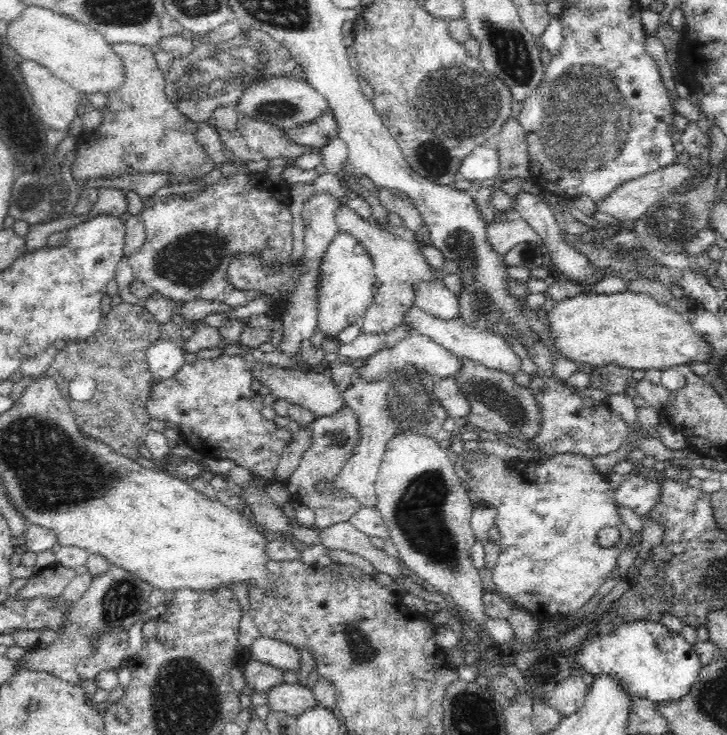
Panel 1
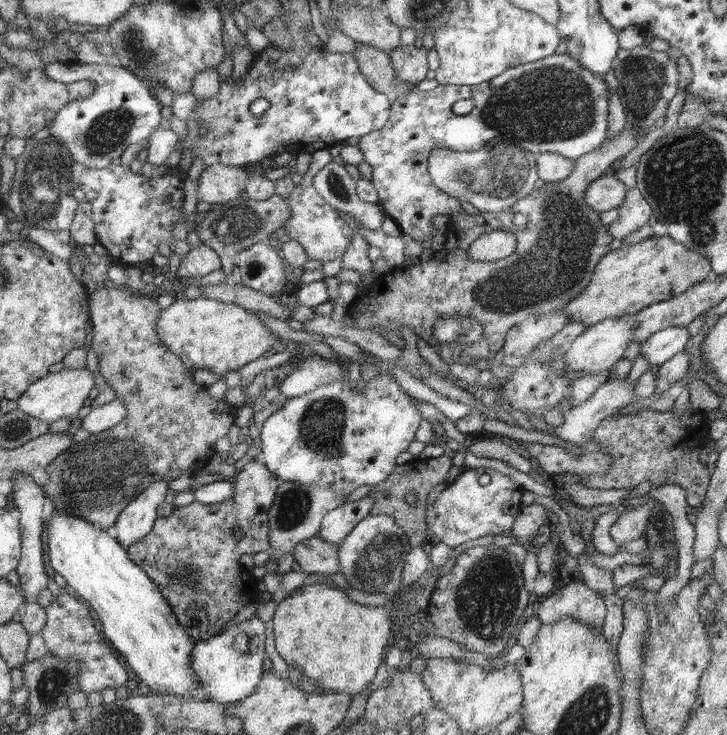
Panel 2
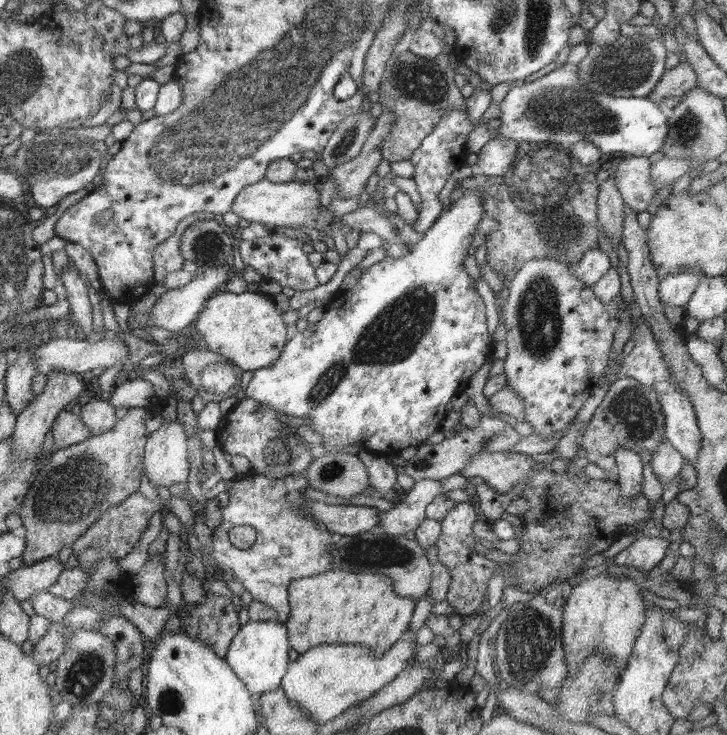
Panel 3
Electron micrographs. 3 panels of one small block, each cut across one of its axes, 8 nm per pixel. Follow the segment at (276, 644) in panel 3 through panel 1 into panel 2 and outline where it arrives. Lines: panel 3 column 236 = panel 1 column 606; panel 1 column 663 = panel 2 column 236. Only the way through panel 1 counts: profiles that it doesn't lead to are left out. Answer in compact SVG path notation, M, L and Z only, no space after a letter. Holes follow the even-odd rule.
M260 617L250 618L217 634L216 637L198 641L192 656L190 667L199 678L201 689L208 695L205 701L230 705L249 698L257 692L257 687L263 678L264 622Z

